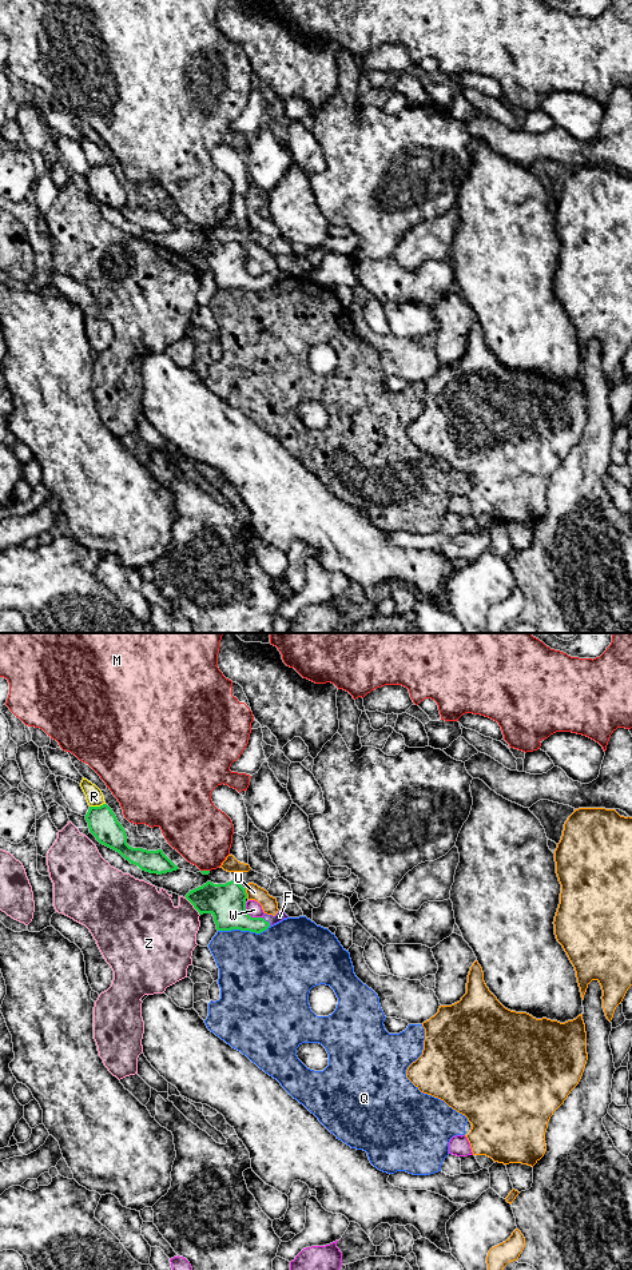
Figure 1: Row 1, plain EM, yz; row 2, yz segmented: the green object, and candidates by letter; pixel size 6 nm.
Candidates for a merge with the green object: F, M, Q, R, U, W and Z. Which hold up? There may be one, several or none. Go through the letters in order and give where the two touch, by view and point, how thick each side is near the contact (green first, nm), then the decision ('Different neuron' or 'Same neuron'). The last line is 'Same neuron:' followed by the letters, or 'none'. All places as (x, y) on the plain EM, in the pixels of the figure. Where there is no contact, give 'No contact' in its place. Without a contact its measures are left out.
F: Touches green at yz (267, 281). Thickness 200 nm (green) against 60 nm. Same neuron
M: Touches green at yz (205, 230). Thickness 30 nm (green) against 360 nm. Different neuron
Q: Touches green at yz (243, 289). Thickness 220 nm (green) against 440 nm. Different neuron
R: Touches green at yz (96, 166). Thickness 180 nm (green) against 110 nm. Different neuron
U: Touches green at yz (246, 253). Thickness 220 nm (green) against 100 nm. Different neuron
W: Touches green at yz (249, 274). Thickness 220 nm (green) against 90 nm. Different neuron
Z: Touches green at yz (194, 266). Thickness 220 nm (green) against 380 nm. Different neuron
Same neuron: F

